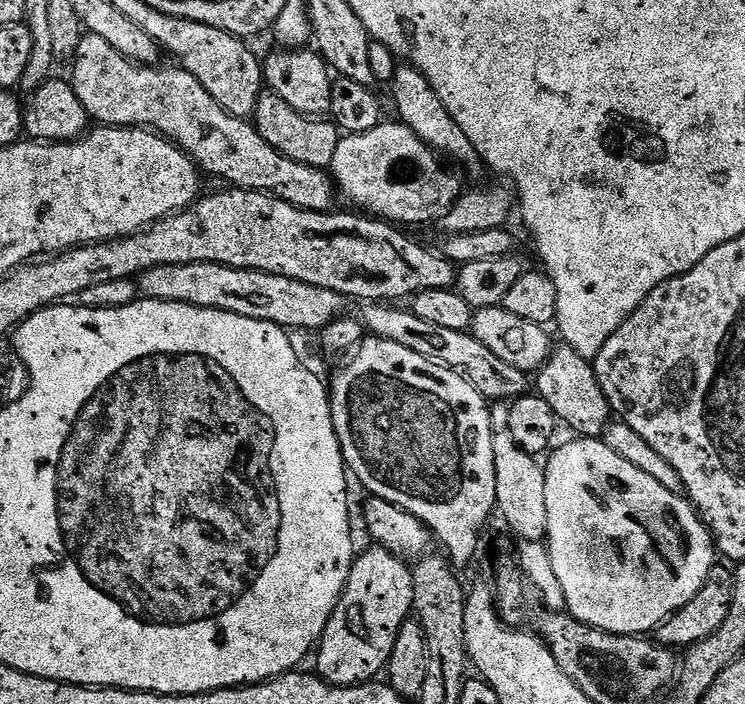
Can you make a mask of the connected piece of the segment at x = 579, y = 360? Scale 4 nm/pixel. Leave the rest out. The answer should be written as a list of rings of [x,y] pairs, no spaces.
[[[553,347],[548,361],[540,367],[535,377],[534,388],[549,404],[550,410],[554,410],[557,421],[563,427],[565,424],[572,434],[580,438],[598,438],[603,435],[610,418],[610,409],[606,394],[602,394],[593,361],[582,358],[573,348]]]

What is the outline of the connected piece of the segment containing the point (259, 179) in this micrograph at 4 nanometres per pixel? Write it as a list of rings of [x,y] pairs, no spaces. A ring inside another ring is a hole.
[[[91,34],[82,38],[74,57],[75,64],[70,83],[93,121],[118,128],[153,129],[179,144],[206,172],[208,170],[229,180],[232,188],[242,188],[246,192],[265,192],[267,196],[278,198],[306,212],[330,212],[337,207],[338,189],[325,169],[294,162],[274,150],[274,146],[266,143],[260,137],[259,131],[255,127],[250,128],[245,119],[231,116],[229,112],[222,110],[222,106],[218,106],[218,102],[214,102],[214,98],[206,94],[206,86],[202,86],[198,78],[194,78],[183,68],[145,66],[134,60],[127,60],[122,54],[118,54],[118,50],[114,50],[114,46],[110,46],[110,42]]]

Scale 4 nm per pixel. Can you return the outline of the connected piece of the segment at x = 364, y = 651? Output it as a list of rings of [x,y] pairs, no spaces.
[[[379,546],[369,547],[353,559],[344,594],[314,656],[320,679],[334,688],[355,688],[375,681],[379,677],[376,675],[387,669],[398,634],[414,612],[412,574],[413,569],[405,561]]]

